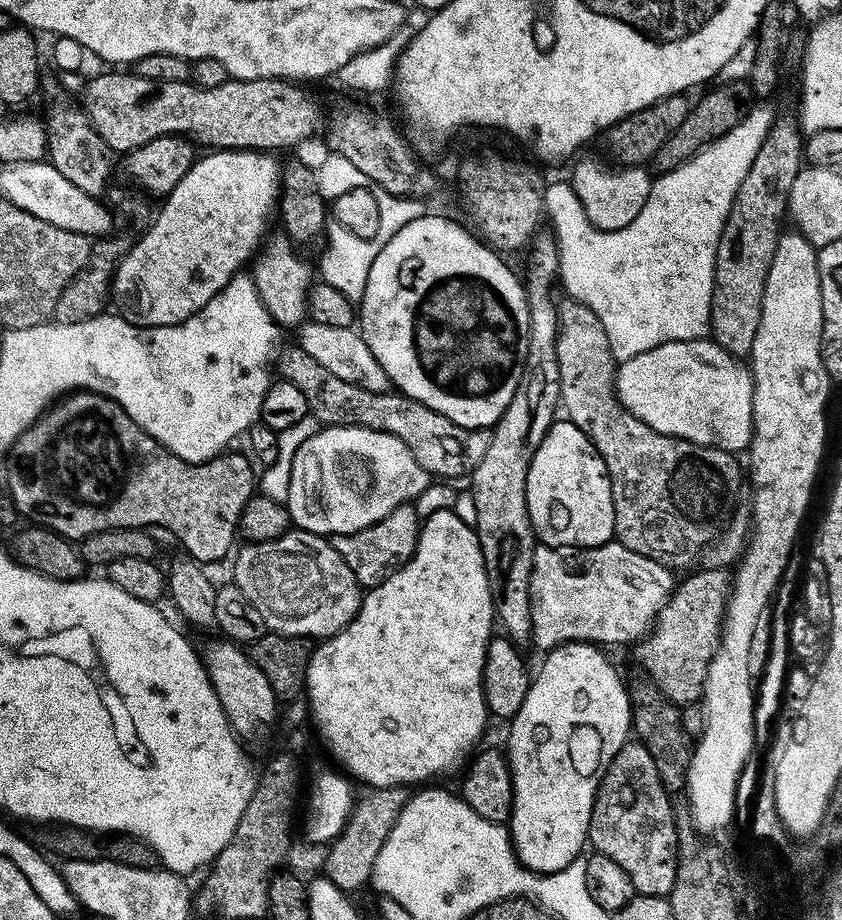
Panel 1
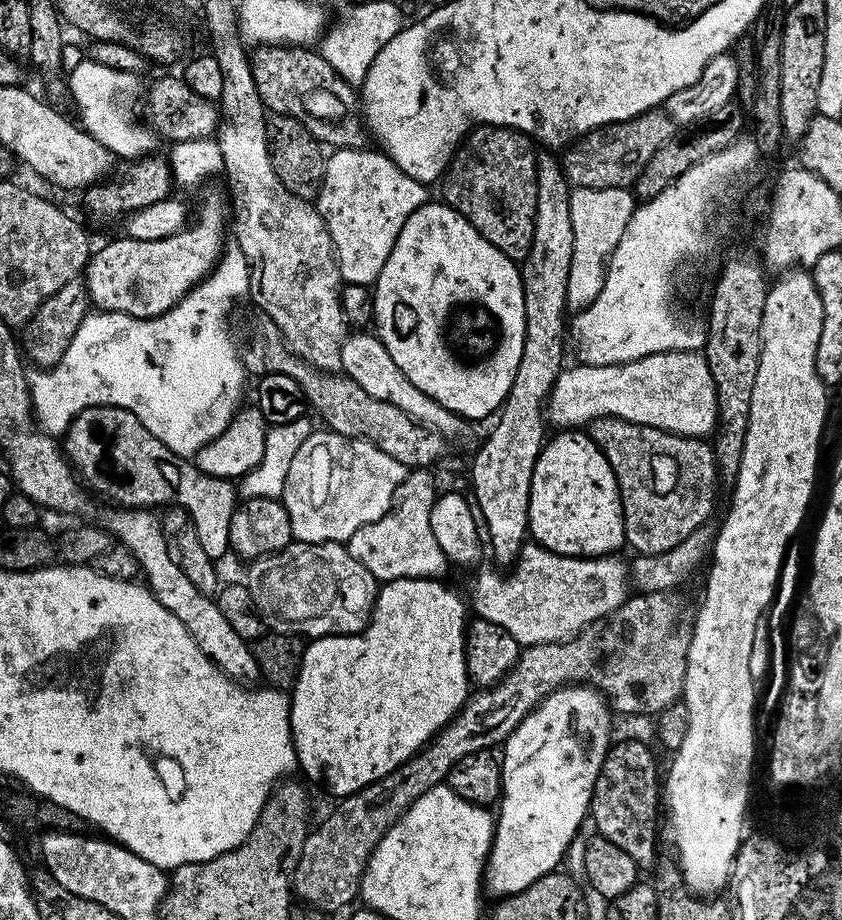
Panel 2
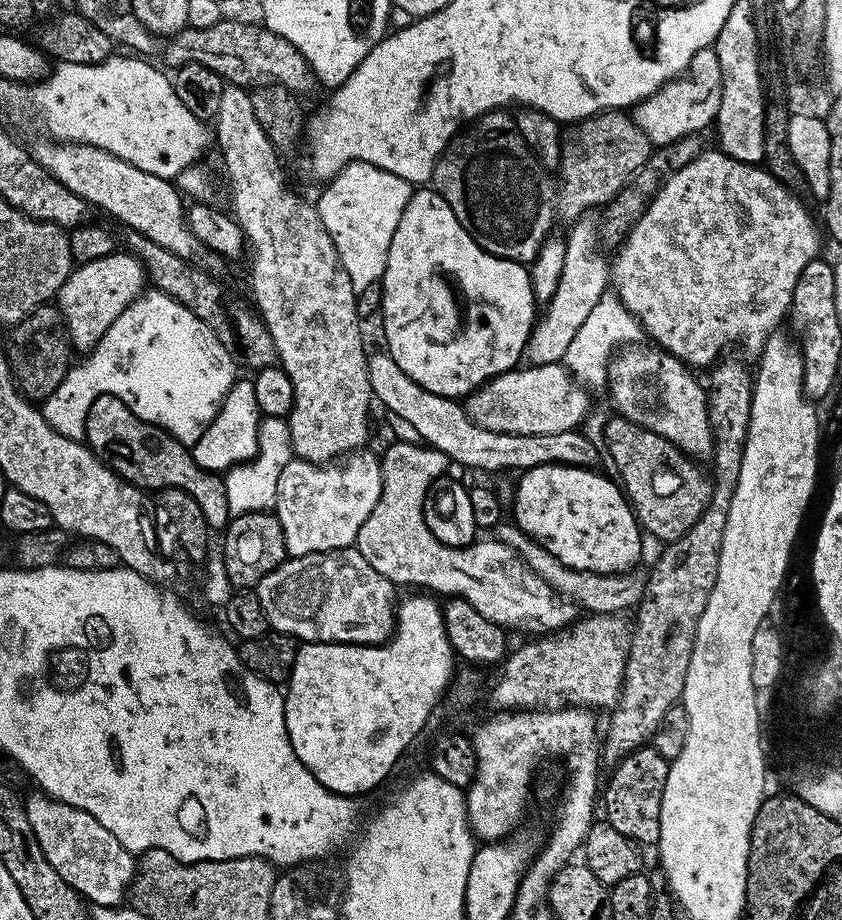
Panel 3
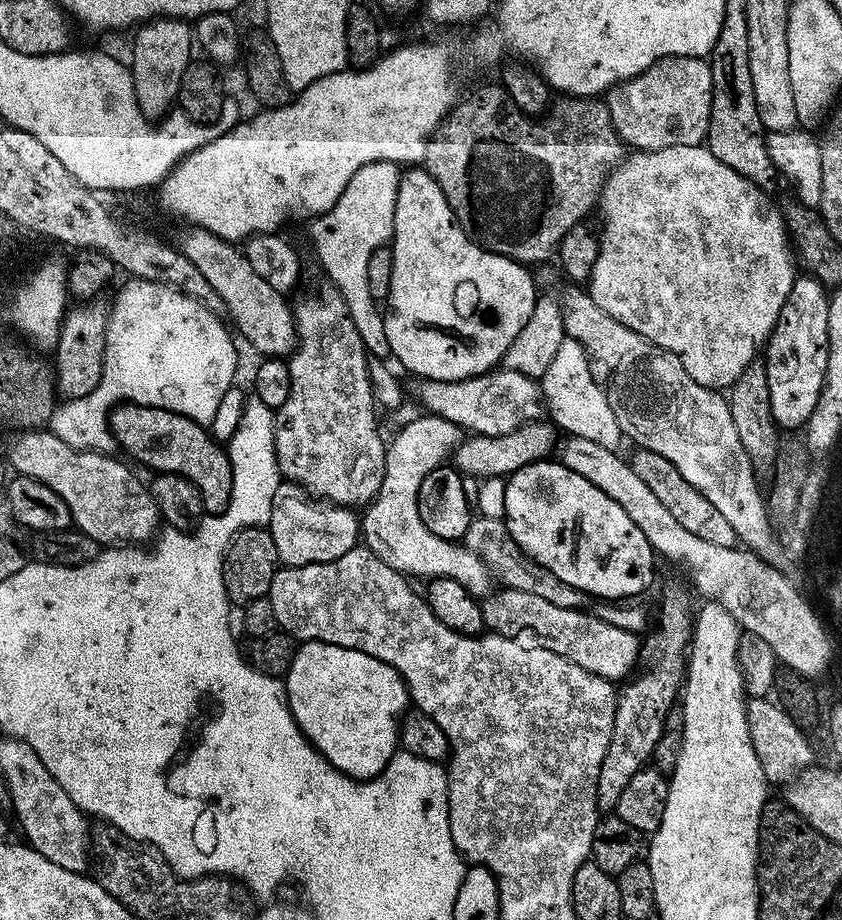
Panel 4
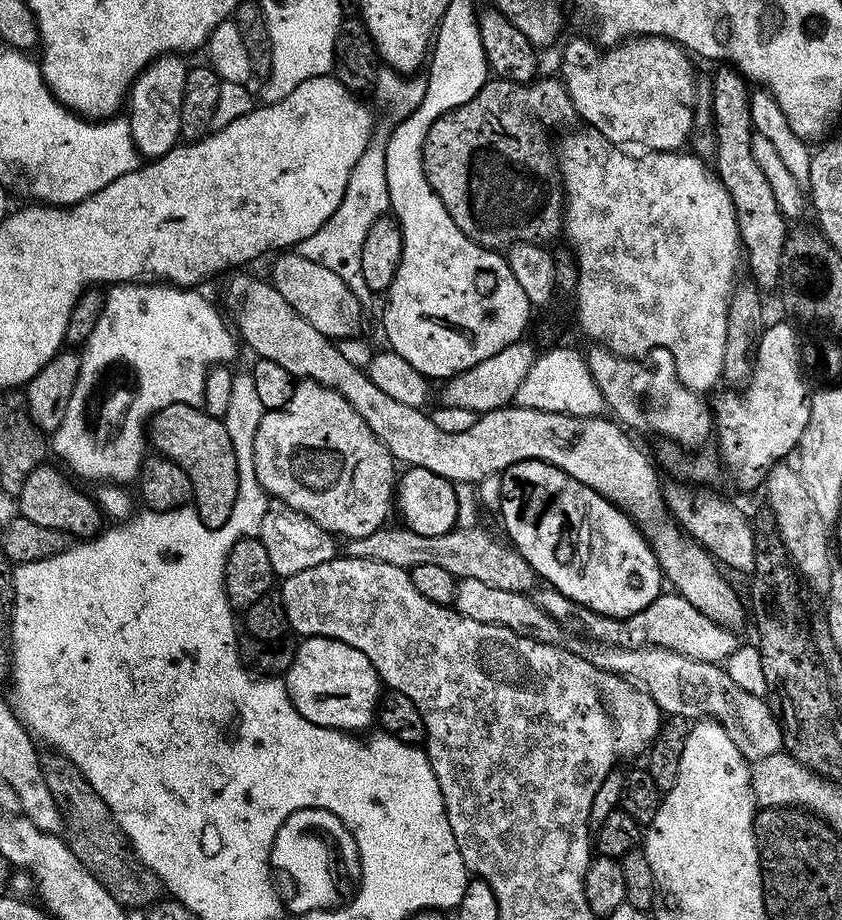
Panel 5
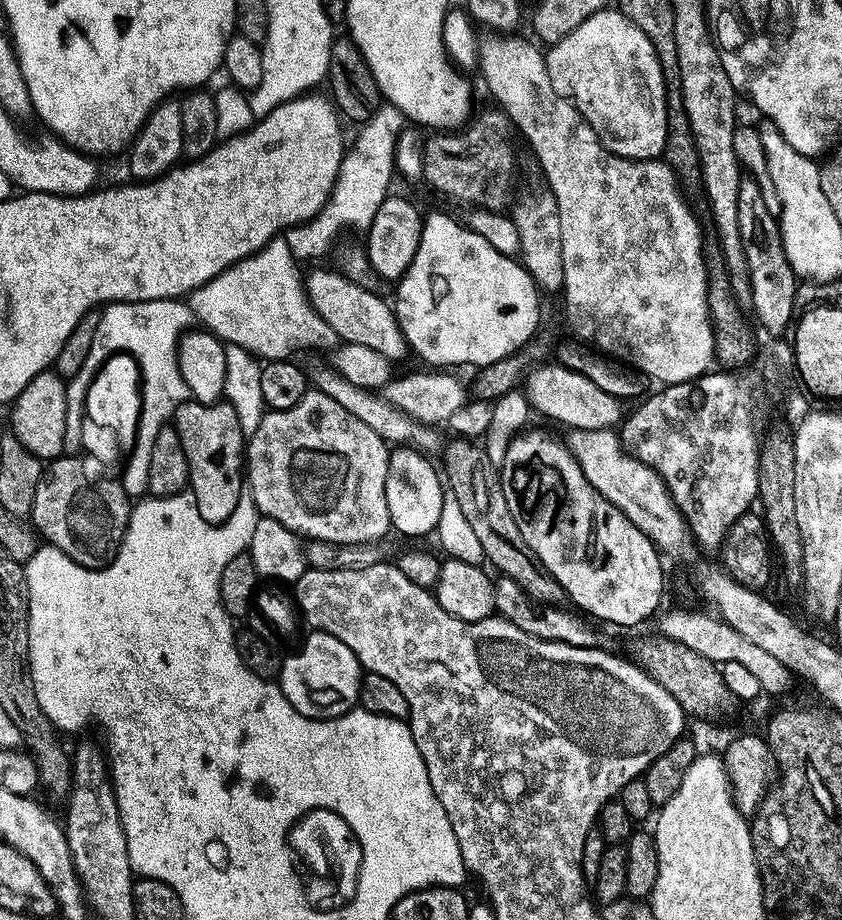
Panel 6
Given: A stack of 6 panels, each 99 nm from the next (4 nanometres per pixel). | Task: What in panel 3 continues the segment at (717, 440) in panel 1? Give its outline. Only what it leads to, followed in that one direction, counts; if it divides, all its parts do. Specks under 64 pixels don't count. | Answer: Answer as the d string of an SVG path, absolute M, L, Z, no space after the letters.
M563 363L538 364L524 366L511 372L503 372L495 376L493 380L487 380L471 396L467 397L466 411L468 417L478 426L502 434L526 434L527 436L560 434L579 429L585 423L590 412L588 396L590 396L589 389L580 384Z

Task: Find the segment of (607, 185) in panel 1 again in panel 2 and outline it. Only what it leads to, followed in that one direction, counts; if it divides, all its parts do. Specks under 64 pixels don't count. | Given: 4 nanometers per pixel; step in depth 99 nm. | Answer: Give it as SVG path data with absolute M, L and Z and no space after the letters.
M572 188L570 222L574 230L574 258L570 262L570 282L566 286L569 309L589 308L594 298L598 298L608 270L608 258L618 242L622 242L622 234L637 203L635 195L627 188Z

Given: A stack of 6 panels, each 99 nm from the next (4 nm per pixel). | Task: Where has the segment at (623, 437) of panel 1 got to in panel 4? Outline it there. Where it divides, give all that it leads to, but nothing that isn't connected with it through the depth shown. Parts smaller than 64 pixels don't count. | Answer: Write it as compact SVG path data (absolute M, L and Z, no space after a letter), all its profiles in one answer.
M645 448L633 453L633 456L630 456L630 463L634 474L638 474L638 478L642 478L646 486L650 486L650 490L654 490L658 502L662 502L662 506L666 506L666 510L670 510L670 514L674 514L674 518L682 522L682 526L686 526L690 533L717 546L737 547L738 539L734 526L730 526L730 522L726 522L726 517L718 510L714 510L714 506L710 506L710 502L706 502L706 498L702 498L702 494L698 494L698 490L694 490L694 486L690 486L686 478L682 478L682 474L678 474L678 470L674 470L674 466L666 462L666 458L662 458L662 454L654 454Z

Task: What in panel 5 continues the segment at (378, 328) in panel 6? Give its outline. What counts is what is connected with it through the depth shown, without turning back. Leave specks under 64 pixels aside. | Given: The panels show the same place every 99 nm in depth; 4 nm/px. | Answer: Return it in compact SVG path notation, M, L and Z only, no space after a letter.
M284 250L275 257L272 264L272 276L270 282L318 330L323 336L337 338L336 336L352 336L360 328L360 323L364 320L362 301L355 296L334 274L334 270L326 270L326 266L318 266L318 262L310 262L310 258L302 258L299 251Z

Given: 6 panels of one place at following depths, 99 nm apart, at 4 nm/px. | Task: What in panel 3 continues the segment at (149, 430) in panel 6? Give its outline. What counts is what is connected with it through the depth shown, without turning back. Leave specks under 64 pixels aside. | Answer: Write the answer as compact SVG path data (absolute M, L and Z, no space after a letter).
M159 290L145 291L144 295L126 306L126 310L122 310L122 314L114 318L114 326L110 326L110 330L102 334L100 341L91 348L87 356L88 360L81 364L73 363L69 367L62 386L58 386L58 390L50 394L42 404L48 425L71 440L84 440L84 423L94 398L110 394L122 398L122 402L126 402L126 406L130 406L132 412L138 414L138 418L166 429L178 442L191 446L214 421L237 379L232 356L226 346L218 342L214 330L210 330L210 326L206 326L202 318L186 310L186 306L179 304L173 296L167 296Z

